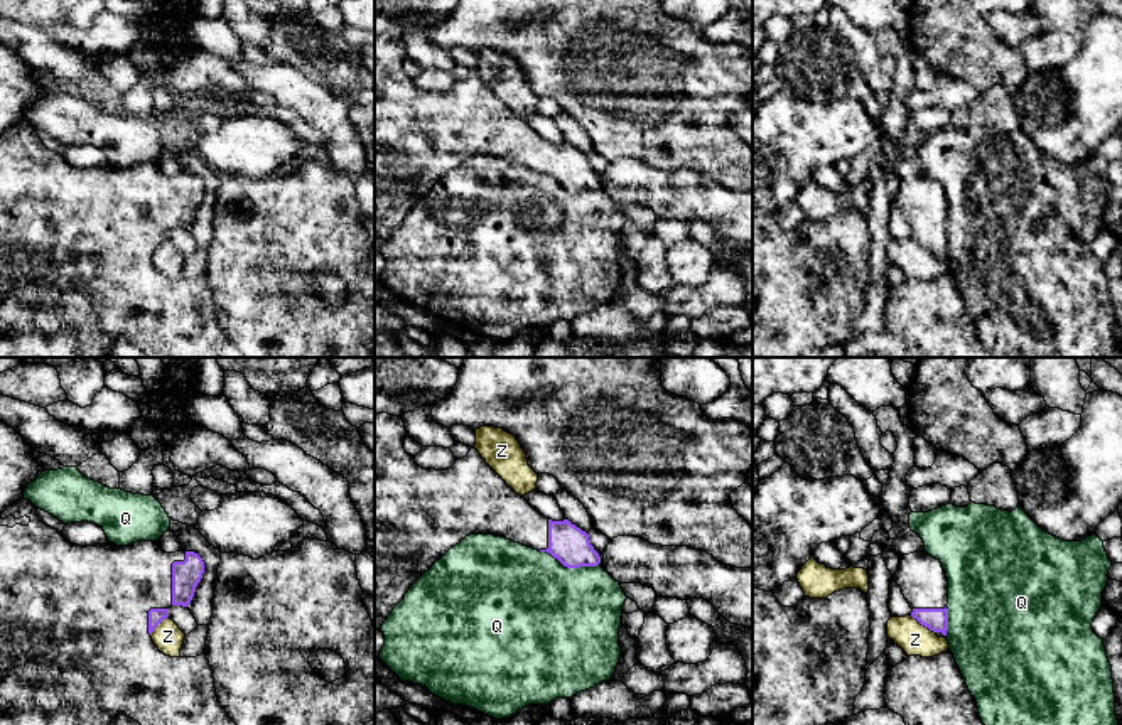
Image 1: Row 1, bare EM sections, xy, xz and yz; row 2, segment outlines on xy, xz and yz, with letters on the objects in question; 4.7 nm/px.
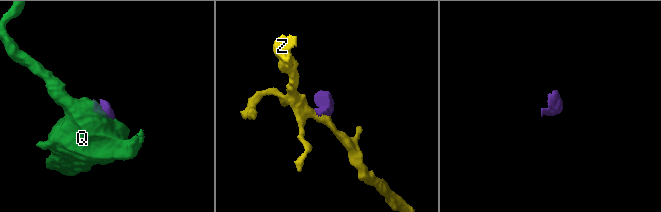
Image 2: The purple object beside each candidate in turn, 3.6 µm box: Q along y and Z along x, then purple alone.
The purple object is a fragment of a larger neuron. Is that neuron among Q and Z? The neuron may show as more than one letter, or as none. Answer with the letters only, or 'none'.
none

